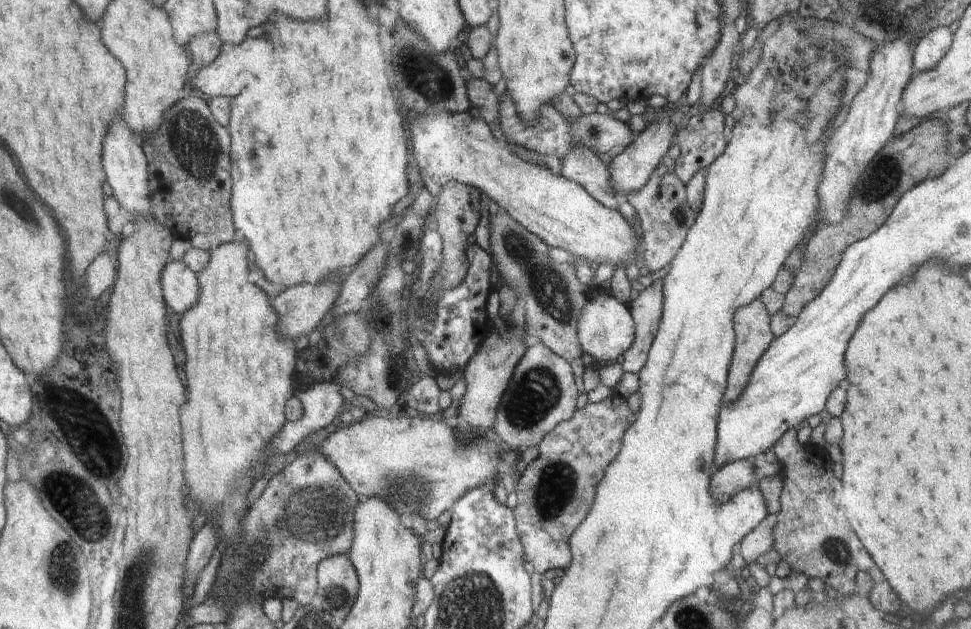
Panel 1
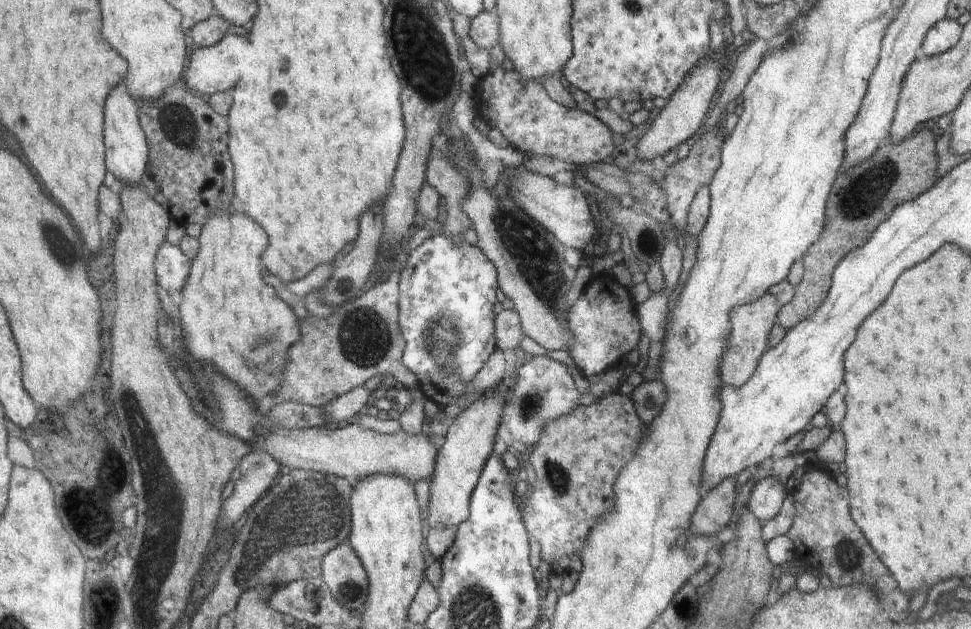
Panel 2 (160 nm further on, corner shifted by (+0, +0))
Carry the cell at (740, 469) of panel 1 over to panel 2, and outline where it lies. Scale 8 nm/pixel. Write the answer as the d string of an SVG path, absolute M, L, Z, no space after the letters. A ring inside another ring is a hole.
M734 477L725 478L716 489L706 490L706 498L697 506L692 518L695 535L720 534L728 526L734 508Z

